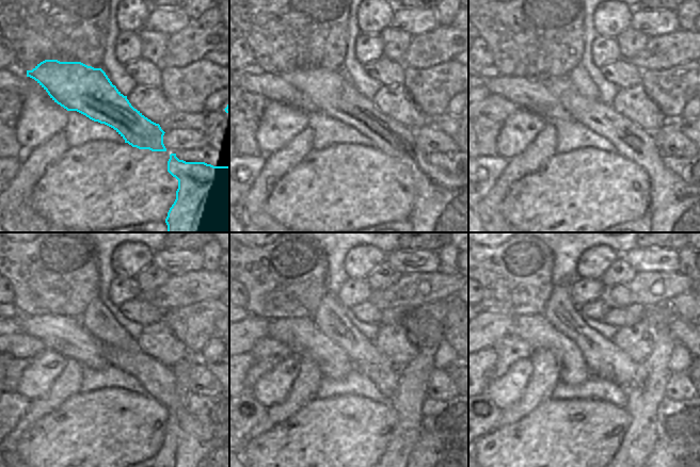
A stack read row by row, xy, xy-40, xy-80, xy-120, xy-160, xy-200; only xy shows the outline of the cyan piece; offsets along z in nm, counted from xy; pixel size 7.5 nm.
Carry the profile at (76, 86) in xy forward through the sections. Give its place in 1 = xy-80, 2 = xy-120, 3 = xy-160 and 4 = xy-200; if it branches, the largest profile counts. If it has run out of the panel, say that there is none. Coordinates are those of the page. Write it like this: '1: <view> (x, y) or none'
1: xy-80 (678, 210)
2: xy-120 (200, 449)
3: xy-160 (429, 449)
4: xy-200 (662, 449)

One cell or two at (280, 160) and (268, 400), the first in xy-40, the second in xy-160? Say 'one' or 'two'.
two

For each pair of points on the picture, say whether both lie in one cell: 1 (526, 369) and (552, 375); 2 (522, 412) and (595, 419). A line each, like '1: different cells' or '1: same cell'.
1: different cells
2: different cells

